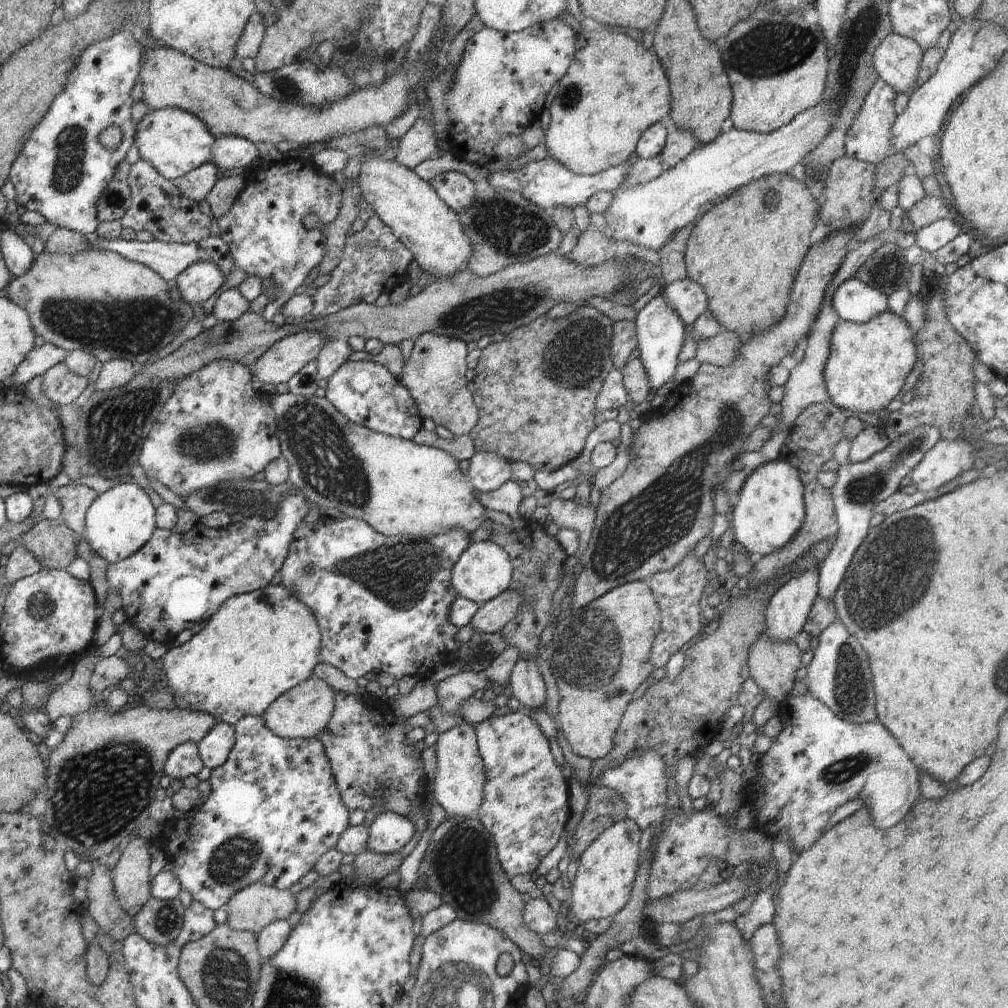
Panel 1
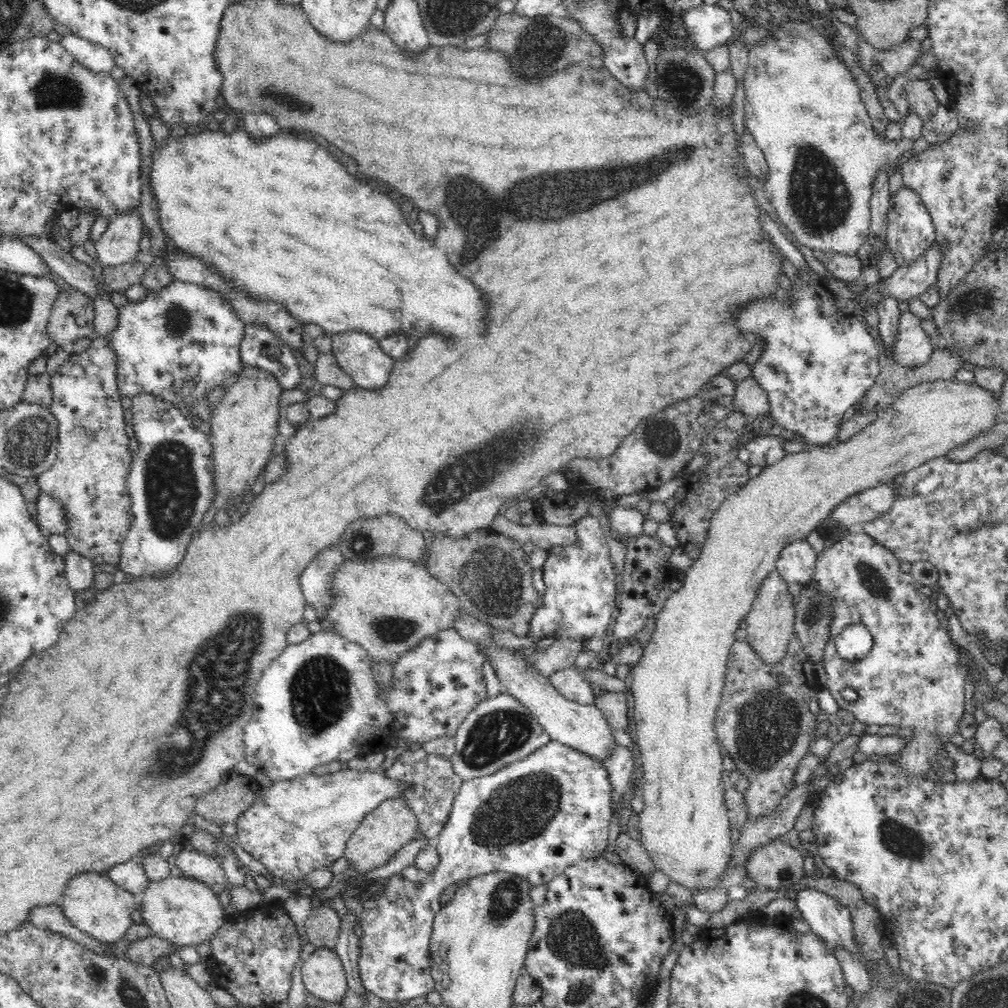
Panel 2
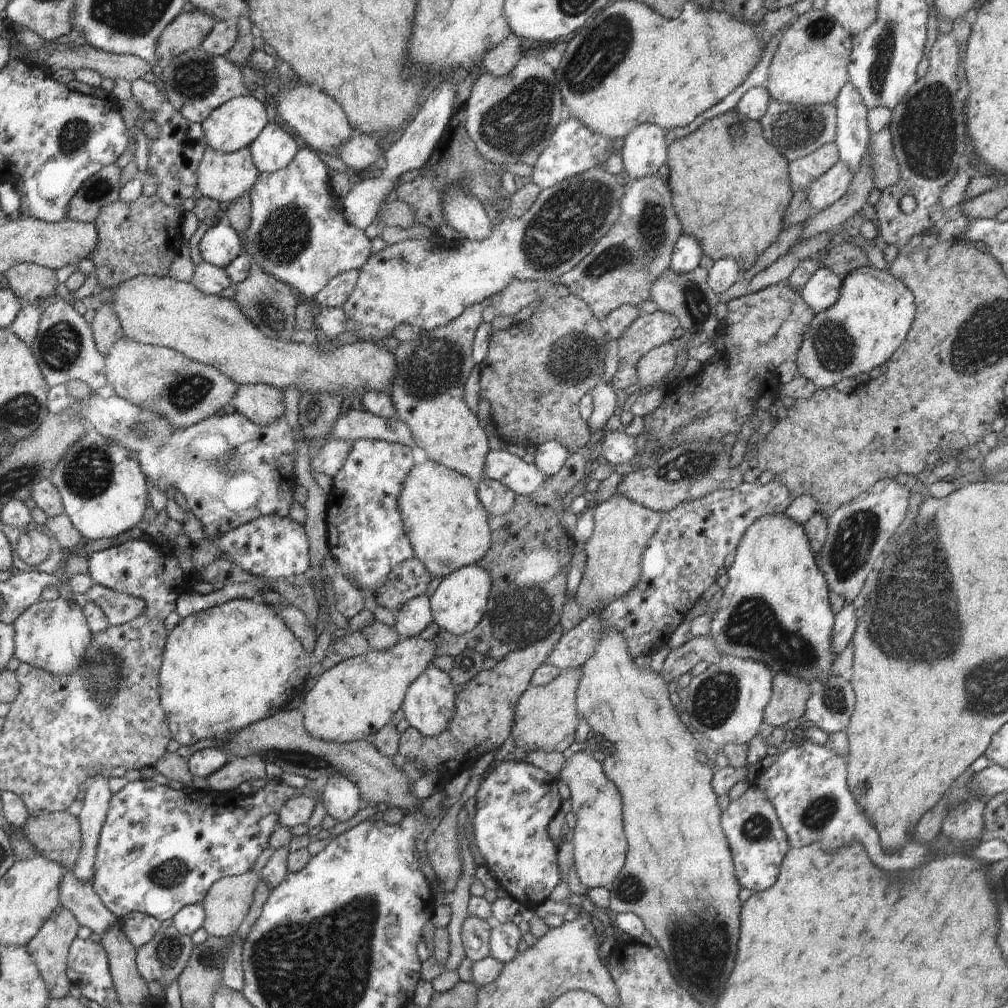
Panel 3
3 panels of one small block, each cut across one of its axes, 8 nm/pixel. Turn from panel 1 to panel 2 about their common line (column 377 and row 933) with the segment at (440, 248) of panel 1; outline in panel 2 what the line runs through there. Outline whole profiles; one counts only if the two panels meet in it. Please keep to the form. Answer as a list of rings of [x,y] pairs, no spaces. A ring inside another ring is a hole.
[[[168,875],[159,881],[149,881],[142,893],[140,911],[146,933],[159,936],[179,947],[196,947],[201,942],[210,941],[227,918],[216,893],[206,883],[186,876],[174,878]]]

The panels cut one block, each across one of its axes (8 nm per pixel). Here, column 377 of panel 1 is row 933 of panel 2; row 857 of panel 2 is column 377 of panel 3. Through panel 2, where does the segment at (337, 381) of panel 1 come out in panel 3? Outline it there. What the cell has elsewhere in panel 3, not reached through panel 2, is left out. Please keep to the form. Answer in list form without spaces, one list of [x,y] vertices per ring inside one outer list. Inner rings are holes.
[[[359,439],[353,442],[350,455],[342,469],[332,480],[332,490],[327,495],[327,539],[329,552],[338,560],[337,572],[345,576],[356,589],[378,597],[390,572],[405,561],[415,558],[404,522],[398,509],[399,495],[405,486],[408,474],[414,468],[413,449],[407,445],[377,439]]]

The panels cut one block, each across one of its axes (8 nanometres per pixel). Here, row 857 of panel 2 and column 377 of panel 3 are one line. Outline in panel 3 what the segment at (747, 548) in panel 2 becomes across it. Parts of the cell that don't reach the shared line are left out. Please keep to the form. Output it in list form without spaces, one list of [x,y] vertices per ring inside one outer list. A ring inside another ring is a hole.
[[[406,637],[388,649],[370,649],[366,654],[342,660],[330,670],[324,671],[314,688],[304,695],[302,704],[304,727],[315,738],[336,743],[350,743],[376,734],[401,709],[407,689],[436,658],[436,646],[421,637]]]

